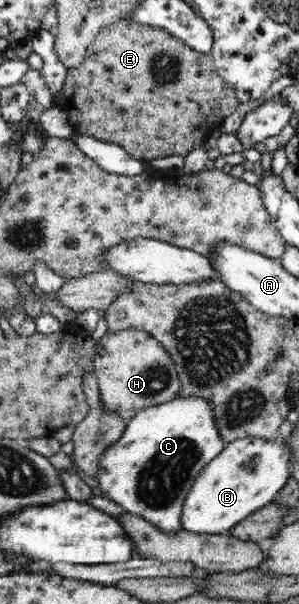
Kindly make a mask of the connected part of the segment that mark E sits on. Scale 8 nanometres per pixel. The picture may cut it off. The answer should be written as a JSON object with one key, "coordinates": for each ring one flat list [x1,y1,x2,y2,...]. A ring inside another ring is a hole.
{"coordinates":[[123,17,118,22,105,27,96,36,93,43,89,45,83,61,77,67,68,68,62,92,63,97,61,97,57,107,66,113,69,123,75,129,76,133,94,137,99,141,120,145,133,157,142,160,146,164,149,164,153,159,161,159,161,157,169,157,170,155,181,155,181,157,185,157,189,151,199,148,204,140,211,137,212,134,216,134,225,117,231,115,240,104,234,90,225,83,225,80,216,71,211,53,202,54,195,51,191,47,184,45,178,38,168,34,167,31,157,30,155,27,140,26,139,23,129,20,128,17]]}

